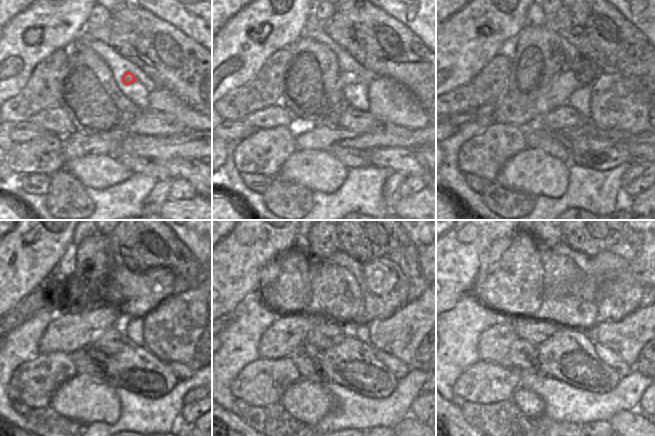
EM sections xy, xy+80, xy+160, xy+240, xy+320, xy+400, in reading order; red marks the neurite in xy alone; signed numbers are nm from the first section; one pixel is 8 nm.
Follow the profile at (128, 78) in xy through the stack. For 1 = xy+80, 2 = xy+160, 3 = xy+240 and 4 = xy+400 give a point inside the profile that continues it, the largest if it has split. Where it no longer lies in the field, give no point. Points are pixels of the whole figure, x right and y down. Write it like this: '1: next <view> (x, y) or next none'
1: next xy+80 (349, 78)
2: next xy+160 (506, 111)
3: next xy+240 (69, 331)
4: next xy+400 (494, 344)

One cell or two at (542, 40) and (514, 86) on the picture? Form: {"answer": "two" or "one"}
{"answer": "one"}

